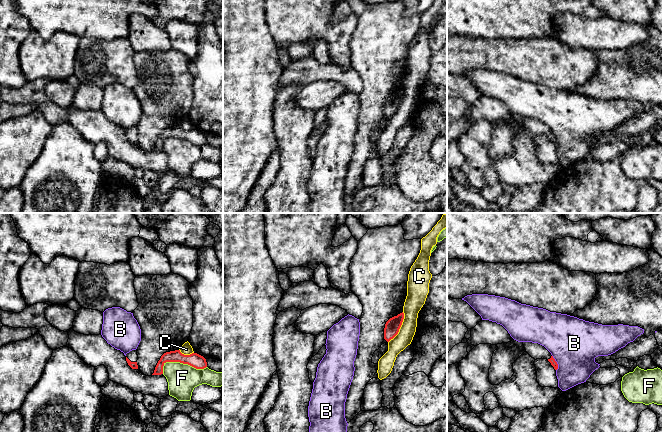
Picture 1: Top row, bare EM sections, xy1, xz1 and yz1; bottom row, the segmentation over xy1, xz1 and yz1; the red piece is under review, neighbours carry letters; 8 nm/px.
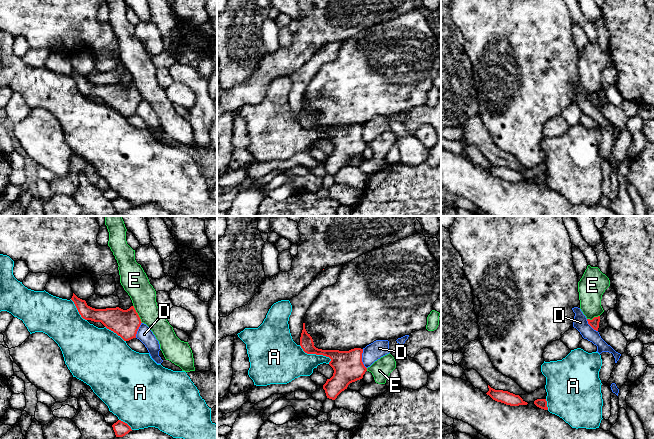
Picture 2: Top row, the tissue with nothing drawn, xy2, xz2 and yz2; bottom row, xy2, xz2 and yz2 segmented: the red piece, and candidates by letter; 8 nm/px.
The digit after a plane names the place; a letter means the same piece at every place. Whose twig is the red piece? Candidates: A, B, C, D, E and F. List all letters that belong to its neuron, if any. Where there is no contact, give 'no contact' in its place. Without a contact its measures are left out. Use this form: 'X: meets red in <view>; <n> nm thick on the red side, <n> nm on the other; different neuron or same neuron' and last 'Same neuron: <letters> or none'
A: meets red in xz2; 200 nm thick on the red side, 320 nm on the other; different neuron
B: meets red in yz1; 50 nm thick on the red side, 400 nm on the other; different neuron
C: meets red in xz1; 120 nm thick on the red side, 160 nm on the other; different neuron
D: meets red in xz2; 240 nm thick on the red side, 140 nm on the other; different neuron
E: meets red in xy2; 220 nm thick on the red side, 200 nm on the other; different neuron
F: meets red in xy1; 120 nm thick on the red side, 240 nm on the other; different neuron
Same neuron: none

